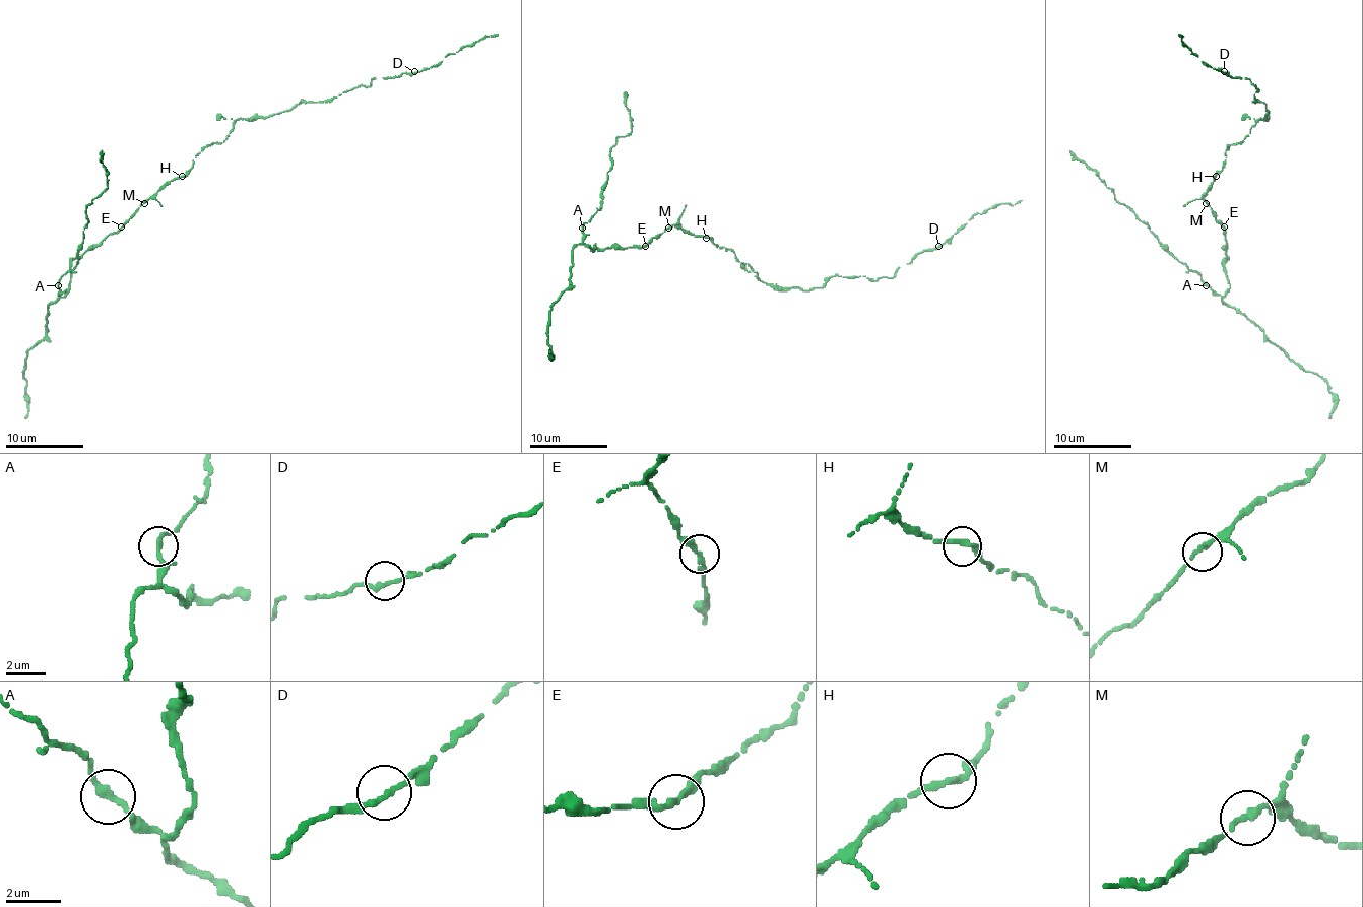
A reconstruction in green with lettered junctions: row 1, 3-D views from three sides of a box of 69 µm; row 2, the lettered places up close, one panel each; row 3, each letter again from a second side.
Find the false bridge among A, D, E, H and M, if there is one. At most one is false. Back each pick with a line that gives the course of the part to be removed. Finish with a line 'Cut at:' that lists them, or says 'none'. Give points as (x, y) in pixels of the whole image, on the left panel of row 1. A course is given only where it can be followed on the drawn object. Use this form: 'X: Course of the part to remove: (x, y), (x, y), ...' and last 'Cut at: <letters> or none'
Cut at: none

